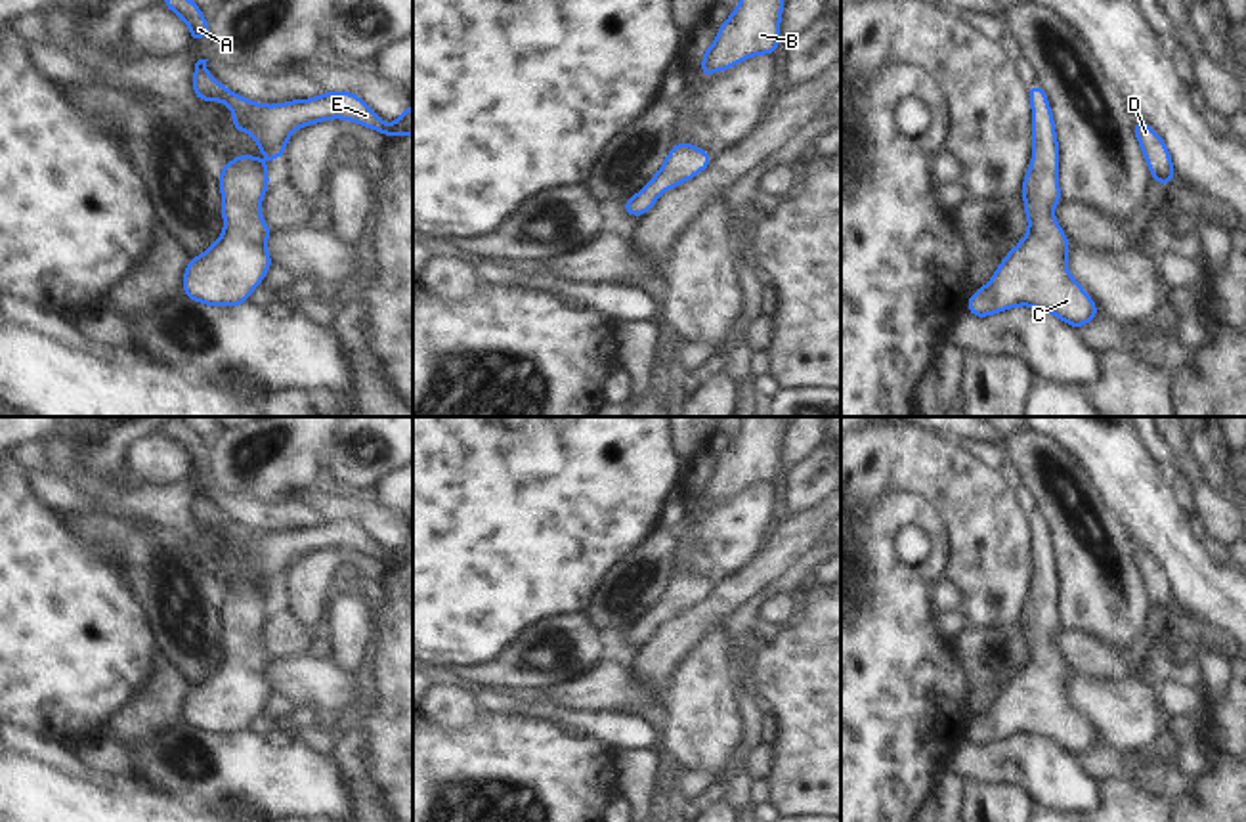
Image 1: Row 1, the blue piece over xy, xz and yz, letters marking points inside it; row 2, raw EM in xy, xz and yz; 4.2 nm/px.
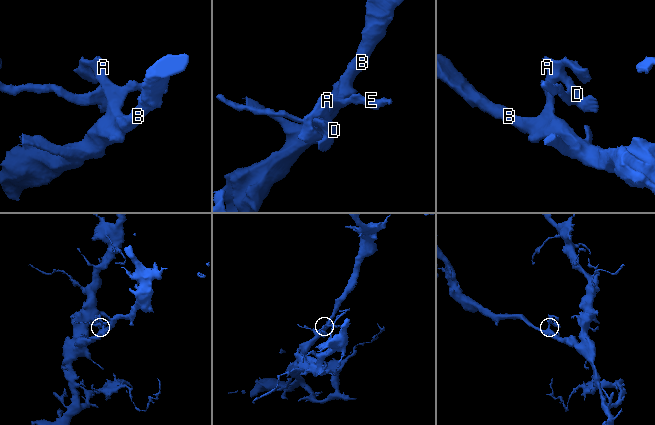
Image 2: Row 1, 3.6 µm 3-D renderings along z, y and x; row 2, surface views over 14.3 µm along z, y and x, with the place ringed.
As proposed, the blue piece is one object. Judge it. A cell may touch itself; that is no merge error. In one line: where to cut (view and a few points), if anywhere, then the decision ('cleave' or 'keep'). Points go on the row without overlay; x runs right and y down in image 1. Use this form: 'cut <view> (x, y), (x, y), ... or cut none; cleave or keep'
cut none; keep

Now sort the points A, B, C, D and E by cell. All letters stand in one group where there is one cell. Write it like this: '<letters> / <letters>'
A B C D E

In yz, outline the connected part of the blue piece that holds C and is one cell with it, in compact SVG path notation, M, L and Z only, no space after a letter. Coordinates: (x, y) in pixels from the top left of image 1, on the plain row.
M1040 510L1028 516L1032 531L1032 593L1022 610L1028 660L1005 682L988 713L967 726L967 740L988 746L1015 734L1045 738L1080 757L1101 744L1091 725L1066 696L1068 665L1051 642L1059 621L1059 570L1047 524Z

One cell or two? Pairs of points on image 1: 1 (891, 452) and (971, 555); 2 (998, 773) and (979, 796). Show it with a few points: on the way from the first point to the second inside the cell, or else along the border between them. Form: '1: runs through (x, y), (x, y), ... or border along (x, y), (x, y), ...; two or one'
1: runs through (920, 469), (971, 520), (971, 526); one
2: border along (964, 778), (1017, 784), (1031, 800); two

